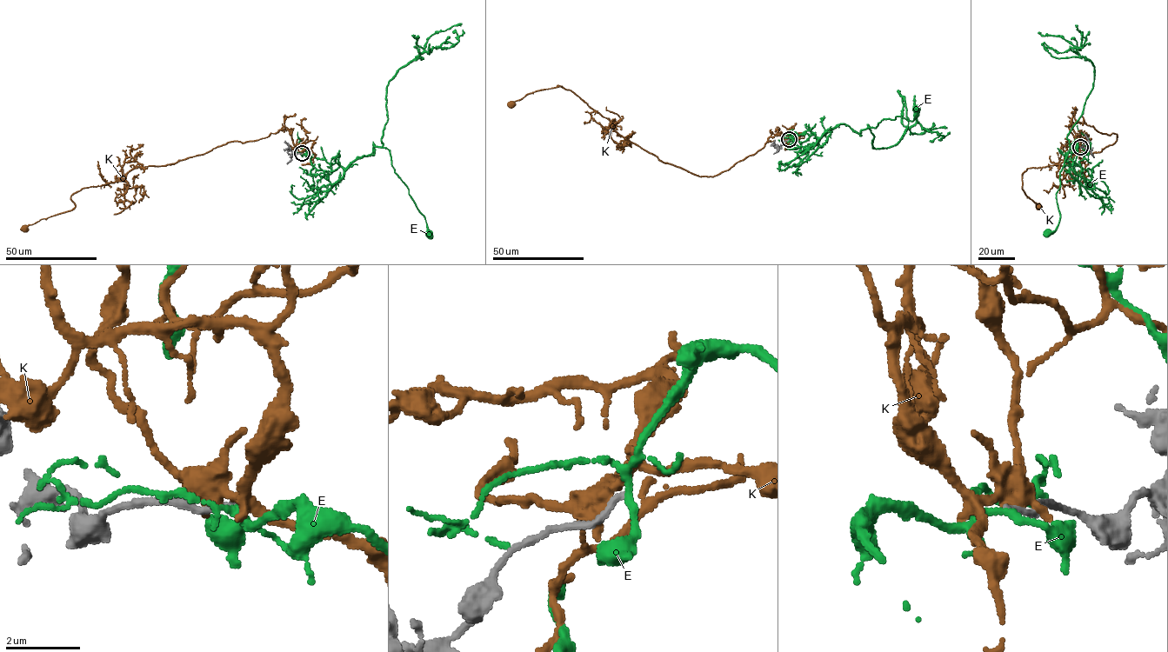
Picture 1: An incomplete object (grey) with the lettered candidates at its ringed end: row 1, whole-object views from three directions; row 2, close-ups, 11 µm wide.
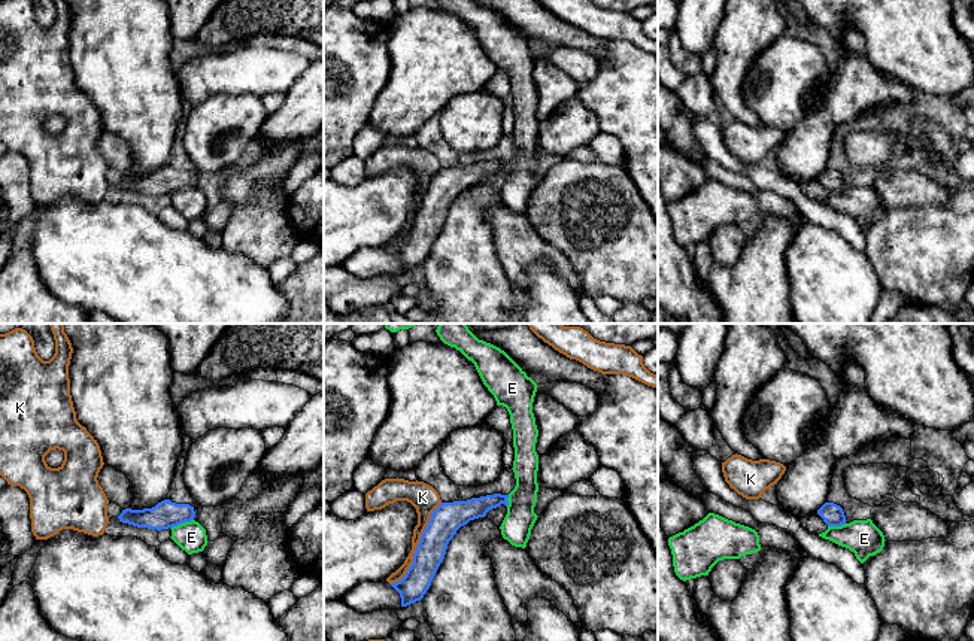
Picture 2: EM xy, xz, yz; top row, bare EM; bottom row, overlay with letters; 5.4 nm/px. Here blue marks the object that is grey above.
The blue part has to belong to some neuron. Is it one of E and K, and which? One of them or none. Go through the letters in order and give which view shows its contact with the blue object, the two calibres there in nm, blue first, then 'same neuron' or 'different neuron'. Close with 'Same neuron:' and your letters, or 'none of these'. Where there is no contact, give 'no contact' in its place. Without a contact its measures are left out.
E: contact in xy; calibres 150 and 160 nm; different neuron
K: contact in xz; calibres 170 and 140 nm; different neuron
Same neuron: none of these

